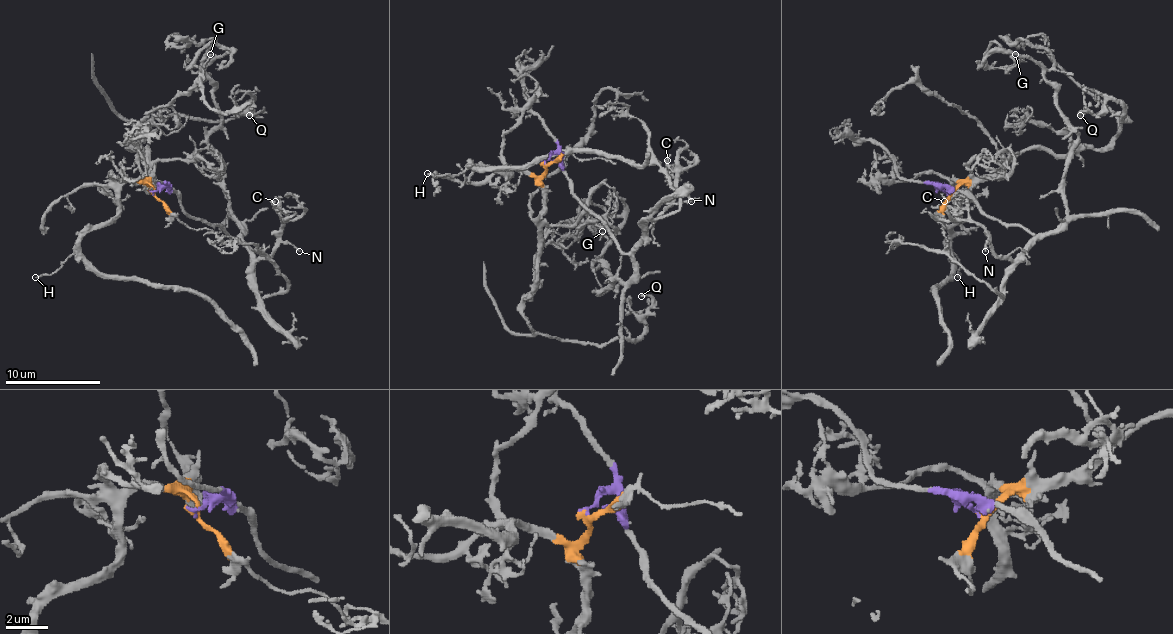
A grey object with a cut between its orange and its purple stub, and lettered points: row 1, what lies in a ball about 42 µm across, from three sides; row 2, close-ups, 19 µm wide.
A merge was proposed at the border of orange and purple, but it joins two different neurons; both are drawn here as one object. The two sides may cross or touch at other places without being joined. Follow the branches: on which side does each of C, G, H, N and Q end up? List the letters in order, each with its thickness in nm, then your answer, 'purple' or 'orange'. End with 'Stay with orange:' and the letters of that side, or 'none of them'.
C: calibre 200 nm; purple
G: calibre 190 nm; purple
H: calibre 150 nm; orange
N: calibre 160 nm; purple
Q: calibre 180 nm; orange
Stay with orange: H, Q

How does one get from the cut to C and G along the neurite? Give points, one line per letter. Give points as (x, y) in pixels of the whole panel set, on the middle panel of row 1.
C: (544, 162), (553, 159), (582, 202), (625, 252), (629, 252), (665, 209), (675, 193), (667, 181), (667, 159)
G: (544, 162), (632, 259), (601, 295), (613, 281), (596, 259), (625, 219), (582, 205), (603, 231)

